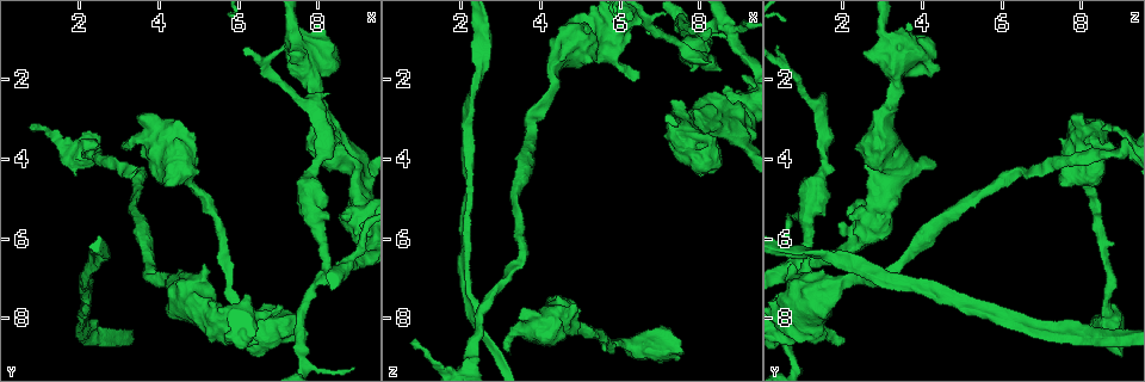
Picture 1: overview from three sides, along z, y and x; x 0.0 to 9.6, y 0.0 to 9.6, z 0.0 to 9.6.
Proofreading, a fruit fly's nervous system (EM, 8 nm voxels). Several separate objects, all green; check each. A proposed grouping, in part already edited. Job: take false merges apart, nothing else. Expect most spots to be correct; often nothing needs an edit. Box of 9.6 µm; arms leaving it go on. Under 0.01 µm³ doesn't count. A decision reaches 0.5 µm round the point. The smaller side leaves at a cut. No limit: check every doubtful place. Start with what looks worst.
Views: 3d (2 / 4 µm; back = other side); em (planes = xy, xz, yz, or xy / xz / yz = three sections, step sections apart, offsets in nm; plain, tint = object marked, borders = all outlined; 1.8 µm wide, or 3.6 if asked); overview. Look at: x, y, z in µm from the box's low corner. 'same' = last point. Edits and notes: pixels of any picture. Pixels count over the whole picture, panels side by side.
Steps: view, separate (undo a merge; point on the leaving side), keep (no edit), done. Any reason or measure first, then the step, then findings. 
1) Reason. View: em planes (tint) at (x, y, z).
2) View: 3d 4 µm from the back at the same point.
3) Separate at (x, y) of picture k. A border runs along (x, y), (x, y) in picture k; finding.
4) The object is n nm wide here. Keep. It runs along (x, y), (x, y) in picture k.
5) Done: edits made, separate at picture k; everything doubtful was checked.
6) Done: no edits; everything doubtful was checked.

Sudden change in width. View: 3d 4 µm at (5.15, 7.90, 1.00).

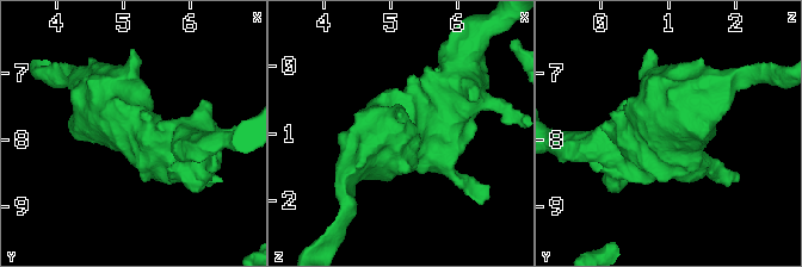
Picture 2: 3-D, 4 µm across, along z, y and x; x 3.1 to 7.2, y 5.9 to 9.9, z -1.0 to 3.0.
Need the tissue. View: em 3.6 µm xz step 4 (tint) at (5.20, 7.95, 1.00).

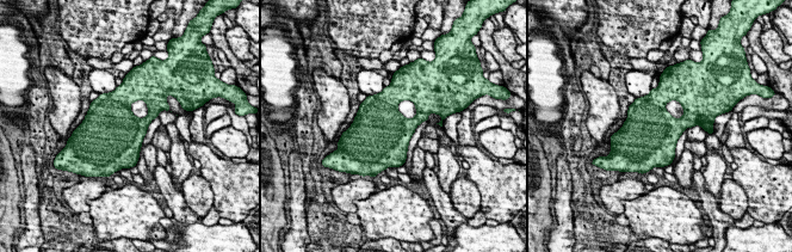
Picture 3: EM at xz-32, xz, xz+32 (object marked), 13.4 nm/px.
Keep. Continuous, no second cell.

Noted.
Four-way junction. View: em 3.6 µm planes (tint) at (8.75, 6.70, 0.70).

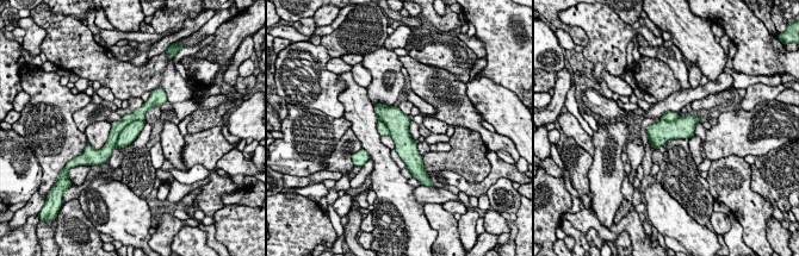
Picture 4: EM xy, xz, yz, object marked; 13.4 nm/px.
Separate at (138, 114) of picture 4. A second cell is stuck on.

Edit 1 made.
Abrupt turn. View: em 3.6 µm xy step 16 (tint) at (2.30, 3.85, 9.05).

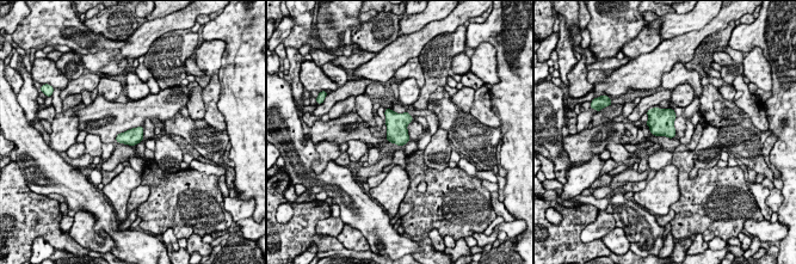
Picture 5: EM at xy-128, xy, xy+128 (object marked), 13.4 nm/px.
Keep. One cell here.

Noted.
Arms part here. View: 3d 4 µm at (2.25, 8.40, 7.95).

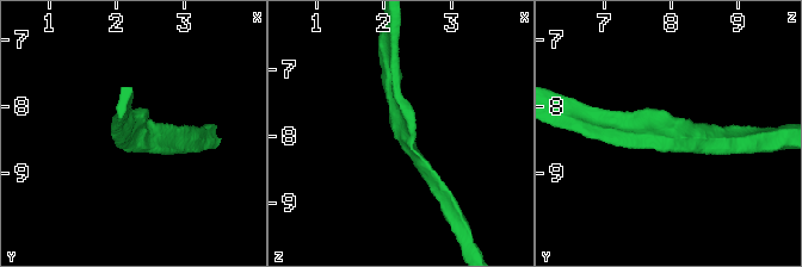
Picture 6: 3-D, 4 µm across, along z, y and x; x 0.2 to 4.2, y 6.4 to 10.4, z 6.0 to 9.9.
Need the tissue. View: em planes (tint) at (2.30, 8.45, 7.95).

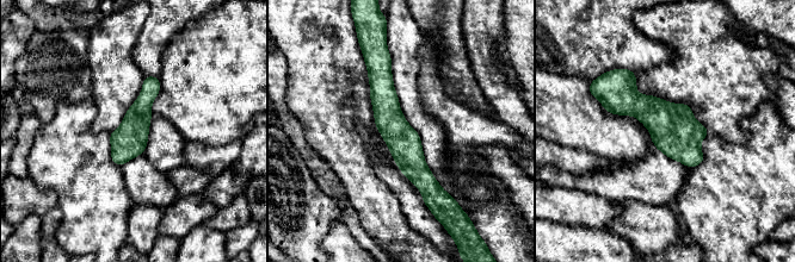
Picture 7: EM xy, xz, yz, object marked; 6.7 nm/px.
Keep. Continuous, no second cell.

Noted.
Done: edits made, separate at picture 4; everything doubtful was checked.

